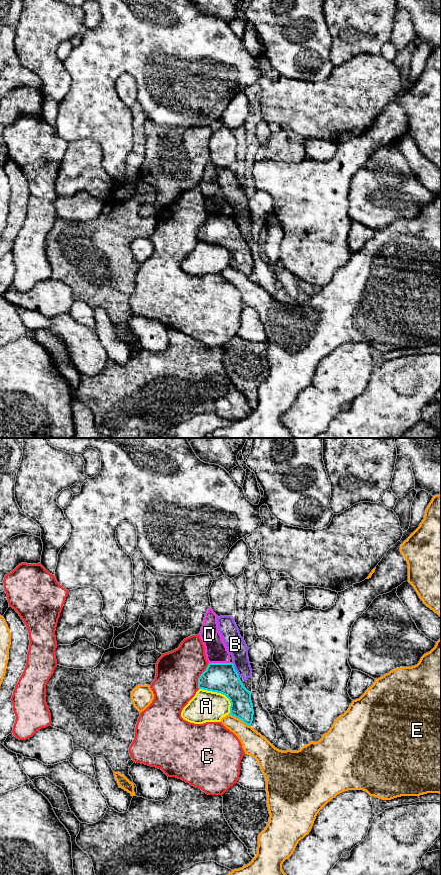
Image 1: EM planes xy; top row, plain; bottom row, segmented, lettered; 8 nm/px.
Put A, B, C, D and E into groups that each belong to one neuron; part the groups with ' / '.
A / B / C / D / E

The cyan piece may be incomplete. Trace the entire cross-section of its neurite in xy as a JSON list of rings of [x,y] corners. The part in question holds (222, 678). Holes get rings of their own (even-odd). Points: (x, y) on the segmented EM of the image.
[[[209,663],[198,678],[198,688],[225,695],[231,703],[229,714],[251,726],[251,692],[243,686],[233,663]]]

